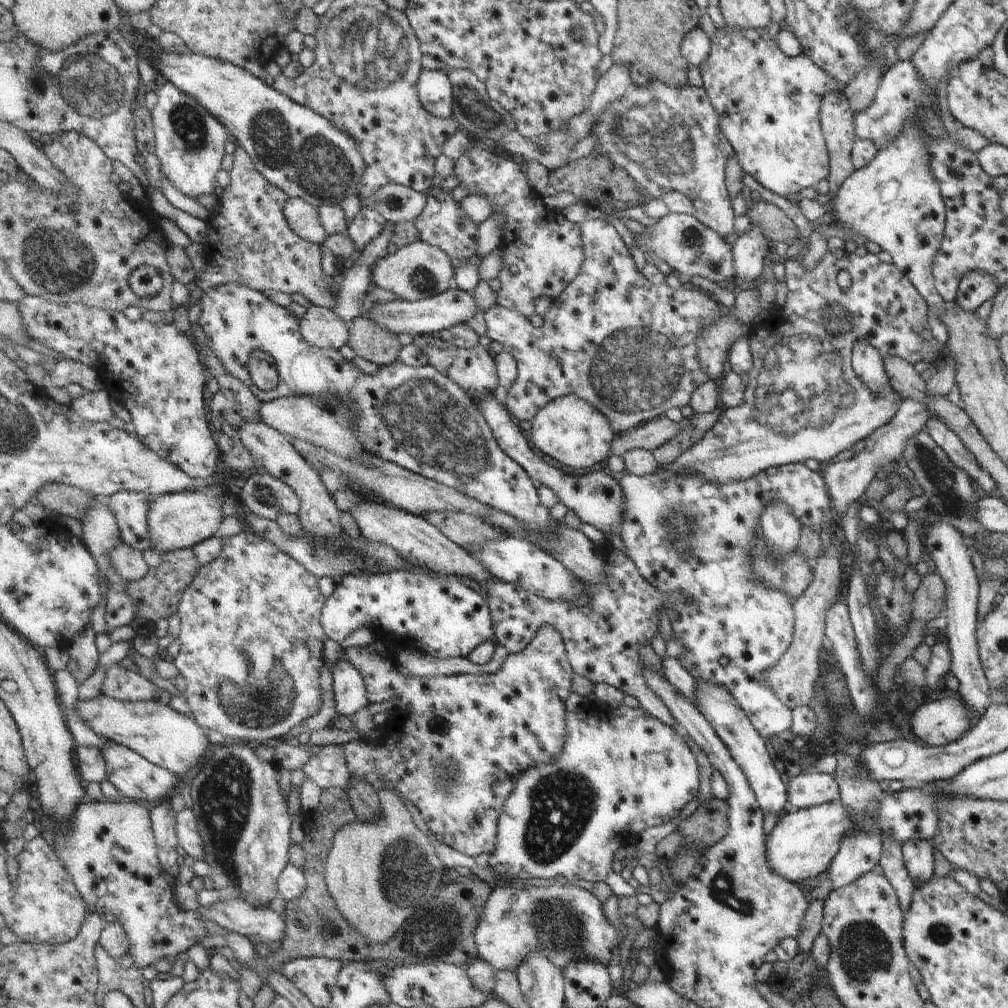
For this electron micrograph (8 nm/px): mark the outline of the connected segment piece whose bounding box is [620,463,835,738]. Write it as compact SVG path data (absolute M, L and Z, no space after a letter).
M791 463L781 466L771 467L767 470L762 470L759 474L755 474L753 478L747 478L747 480L733 480L733 482L725 482L725 484L719 484L719 482L705 482L704 478L697 476L697 474L673 474L671 480L663 482L659 480L659 474L647 475L644 477L638 477L631 473L625 474L620 478L621 488L623 488L623 494L625 494L625 510L623 510L623 516L625 516L625 522L623 522L623 528L621 528L621 540L628 551L628 555L636 562L637 568L641 571L646 579L649 579L653 586L657 586L663 594L665 594L665 615L669 618L671 626L673 626L673 634L675 638L679 638L685 646L685 652L683 656L678 658L681 660L681 664L689 670L689 672L697 679L697 682L709 682L709 684L715 684L715 686L721 686L725 688L733 700L737 703L737 706L741 708L741 712L745 714L747 720L751 723L751 726L755 728L755 732L761 736L761 738L769 738L769 736L775 736L775 734L786 734L792 723L792 714L789 708L785 704L779 702L780 698L777 698L771 688L765 684L765 680L761 678L761 674L768 670L783 656L785 650L791 642L791 634L794 624L794 612L792 609L791 598L783 592L783 590L771 590L767 588L761 578L754 573L752 567L752 555L753 546L755 546L755 536L759 533L760 514L761 508L765 506L765 502L769 500L779 500L783 502L785 506L789 506L789 510L793 512L793 516L797 518L801 527L805 526L809 530L813 530L815 534L821 532L821 530L827 529L831 532L835 526L834 514L832 510L831 499L829 498L826 490L826 486L823 482L823 478L819 472L811 471L803 465L803 463Z

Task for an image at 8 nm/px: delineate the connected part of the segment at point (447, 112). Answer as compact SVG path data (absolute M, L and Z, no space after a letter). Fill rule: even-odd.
M425 68L417 82L421 104L439 118L451 118L455 94L448 74L432 68Z

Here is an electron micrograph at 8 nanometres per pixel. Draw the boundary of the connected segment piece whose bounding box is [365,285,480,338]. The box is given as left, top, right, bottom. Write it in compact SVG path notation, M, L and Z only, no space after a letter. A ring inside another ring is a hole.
M452 286L444 293L420 301L397 300L395 302L380 302L365 313L373 322L383 326L393 334L410 334L413 338L419 335L434 335L449 330L457 324L468 324L470 318L480 313L476 298L466 290Z

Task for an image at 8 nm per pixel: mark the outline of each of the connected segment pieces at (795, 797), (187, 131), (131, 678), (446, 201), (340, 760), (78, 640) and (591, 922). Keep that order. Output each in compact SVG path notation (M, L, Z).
M802 772L790 777L787 792L792 810L839 801L837 782L828 773Z
M158 80L156 90L158 101L157 106L152 110L152 117L155 131L155 146L157 156L161 160L161 168L171 184L189 198L209 196L217 190L217 174L221 172L221 162L225 158L225 144L229 142L231 134L227 134L227 127L201 102L191 98L189 94L181 92L173 82Z
M113 665L106 670L101 692L121 701L145 702L159 700L163 690L137 671Z
M440 186L431 189L427 194L427 206L414 221L421 232L422 240L441 248L456 262L473 258L478 254L477 238L479 238L479 224L465 214L465 208L461 201L453 200L451 191L445 191Z
M327 744L303 768L307 780L315 782L321 791L327 788L346 790L353 775L345 754L345 744Z
M91 624L83 630L81 635L72 638L68 648L70 654L68 671L75 678L77 684L82 684L99 667L101 654L96 645L97 632Z
M564 883L548 887L512 888L506 884L502 888L493 889L485 908L479 914L479 924L476 933L476 943L480 956L493 964L497 971L513 970L519 968L521 962L529 955L543 952L555 966L561 970L567 969L572 963L579 963L581 960L597 960L597 962L609 966L613 954L617 953L621 932L605 917L605 908L608 906L597 898L592 891L579 888L579 886L565 886Z

